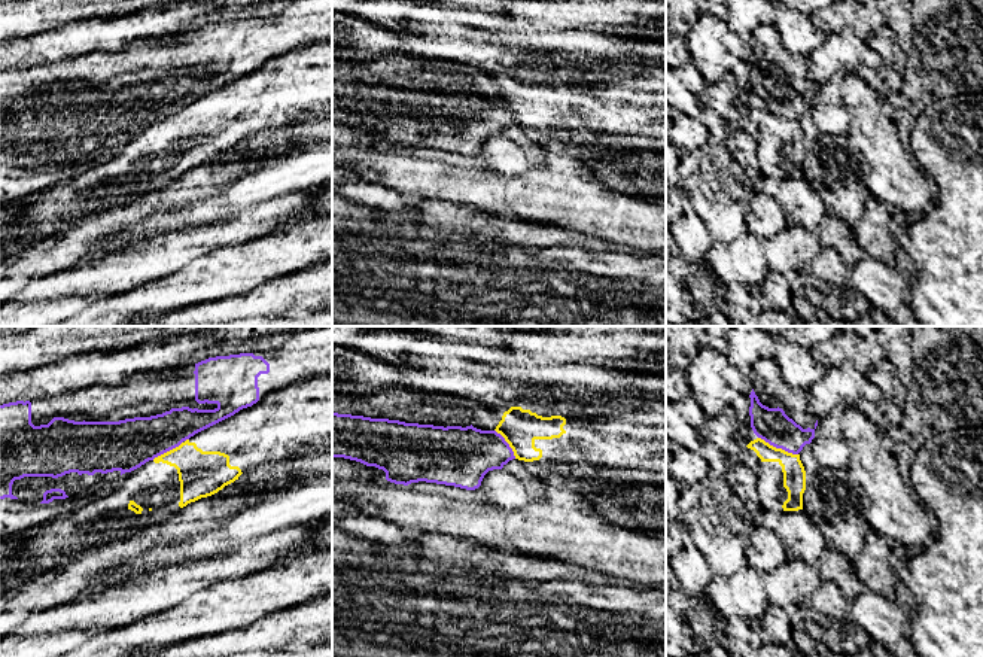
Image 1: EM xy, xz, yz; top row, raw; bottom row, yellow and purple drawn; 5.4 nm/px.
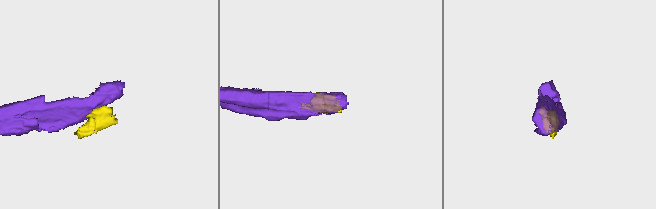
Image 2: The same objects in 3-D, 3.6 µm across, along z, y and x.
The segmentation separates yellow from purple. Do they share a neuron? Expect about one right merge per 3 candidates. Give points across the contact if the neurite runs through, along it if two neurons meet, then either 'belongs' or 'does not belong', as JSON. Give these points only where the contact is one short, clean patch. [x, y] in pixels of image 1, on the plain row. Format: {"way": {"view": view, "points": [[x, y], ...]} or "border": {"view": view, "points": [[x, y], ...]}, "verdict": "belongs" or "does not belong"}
{"border": {"view": "yz", "points": [[758, 103], [797, 121]]}, "verdict": "does not belong"}

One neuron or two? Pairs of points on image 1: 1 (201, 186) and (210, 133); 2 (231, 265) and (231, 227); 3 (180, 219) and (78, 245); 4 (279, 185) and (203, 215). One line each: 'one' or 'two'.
1: two
2: two
3: two
4: one

